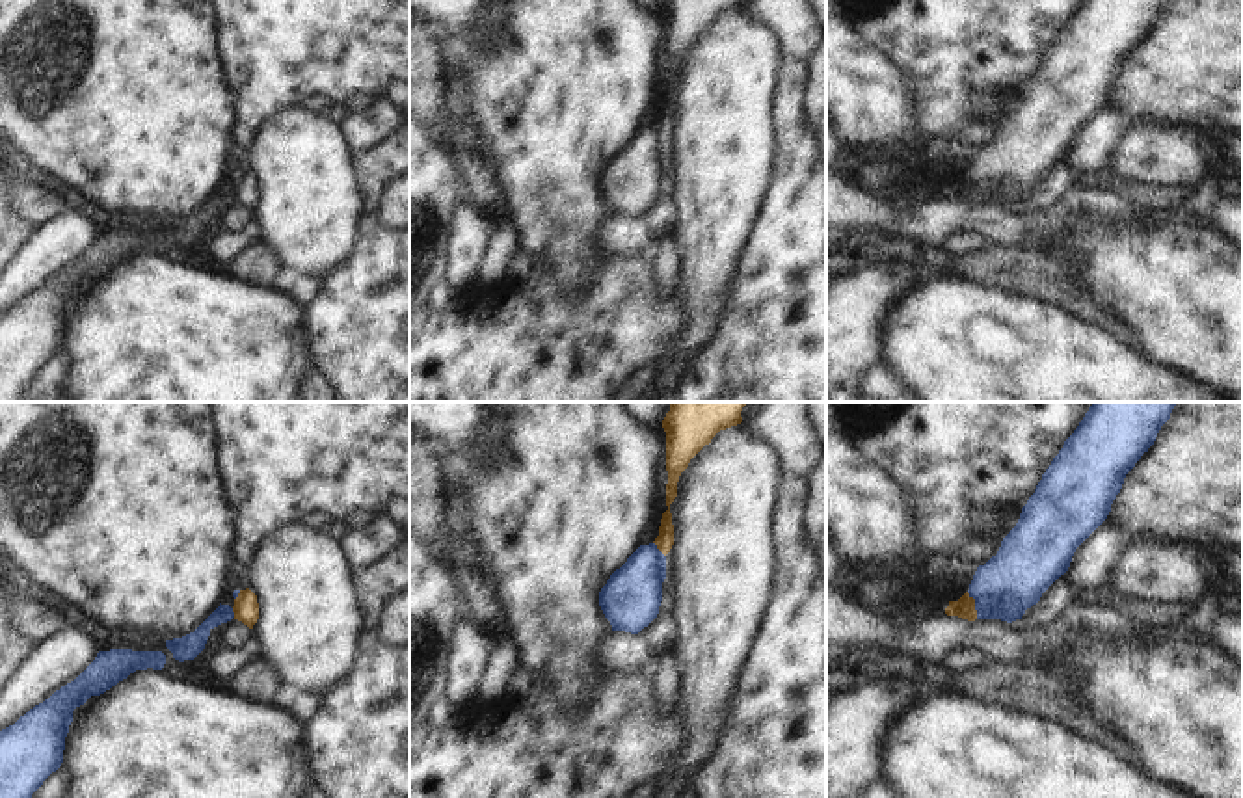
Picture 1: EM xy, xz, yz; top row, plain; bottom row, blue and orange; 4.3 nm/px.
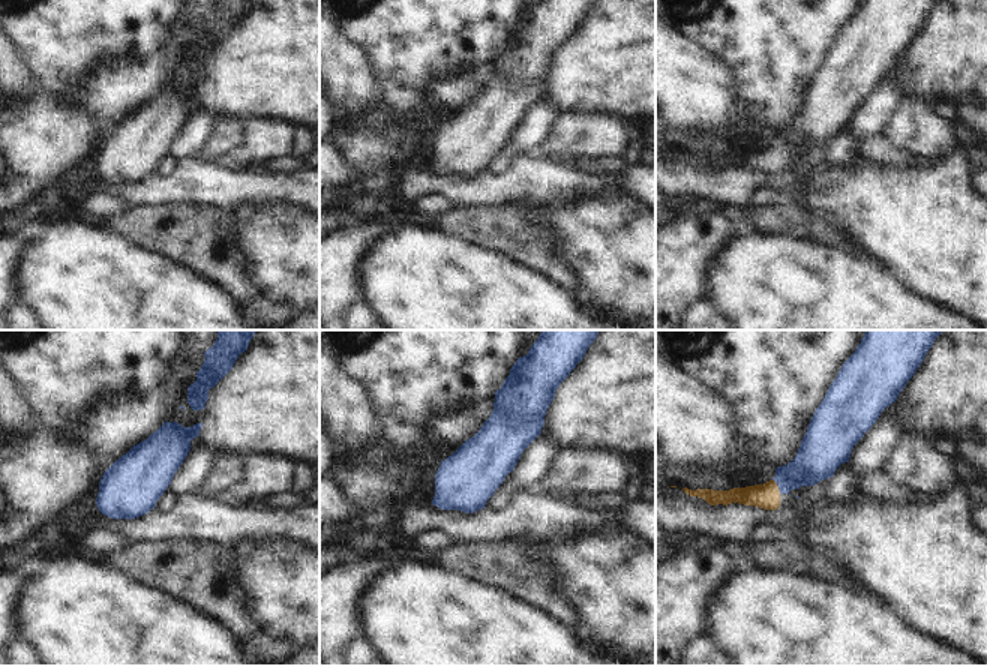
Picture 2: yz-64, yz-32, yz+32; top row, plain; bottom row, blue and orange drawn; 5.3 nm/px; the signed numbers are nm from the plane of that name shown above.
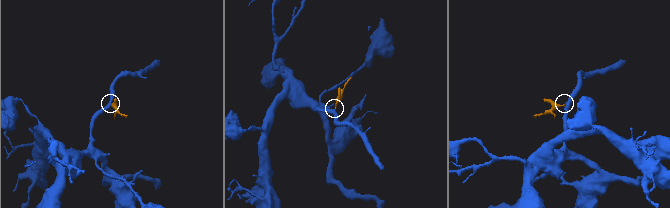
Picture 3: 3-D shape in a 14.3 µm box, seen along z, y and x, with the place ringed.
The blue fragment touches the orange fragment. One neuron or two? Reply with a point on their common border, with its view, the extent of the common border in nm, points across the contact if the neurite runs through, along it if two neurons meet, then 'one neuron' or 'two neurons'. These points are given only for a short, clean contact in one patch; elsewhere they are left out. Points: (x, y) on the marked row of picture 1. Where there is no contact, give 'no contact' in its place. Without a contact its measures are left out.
meets blue in yz at (975, 605); contact 130 nm long; border along yz (966, 592), (974, 599), (977, 618); two neurons

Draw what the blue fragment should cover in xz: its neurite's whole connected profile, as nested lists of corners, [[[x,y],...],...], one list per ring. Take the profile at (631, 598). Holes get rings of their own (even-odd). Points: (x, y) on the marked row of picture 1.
[[[655,543],[640,545],[599,592],[612,631],[638,634],[659,614],[666,556]]]

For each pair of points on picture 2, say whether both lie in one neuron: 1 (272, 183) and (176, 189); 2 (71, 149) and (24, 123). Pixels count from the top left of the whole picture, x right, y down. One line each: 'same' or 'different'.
1: same
2: same

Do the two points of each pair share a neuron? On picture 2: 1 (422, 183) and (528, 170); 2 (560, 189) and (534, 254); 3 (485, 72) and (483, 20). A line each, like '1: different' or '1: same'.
1: same
2: different
3: different

